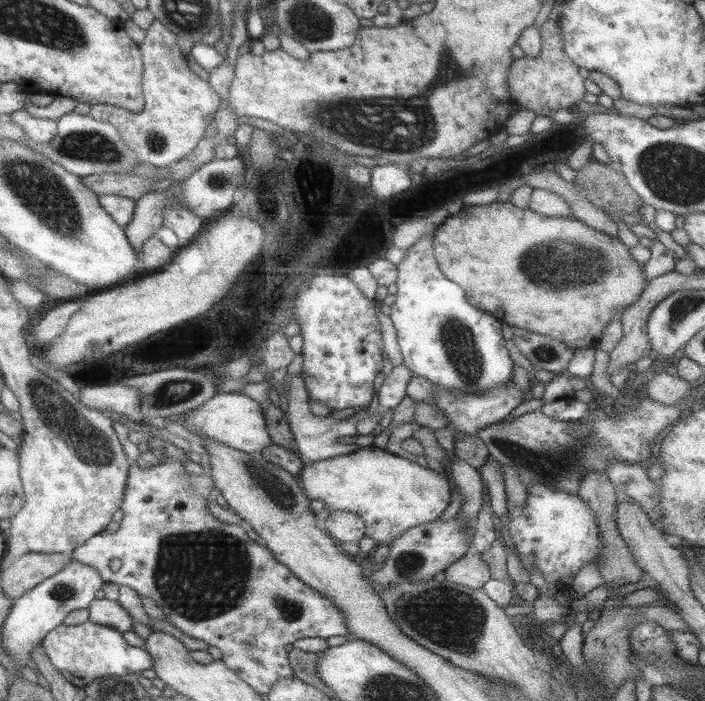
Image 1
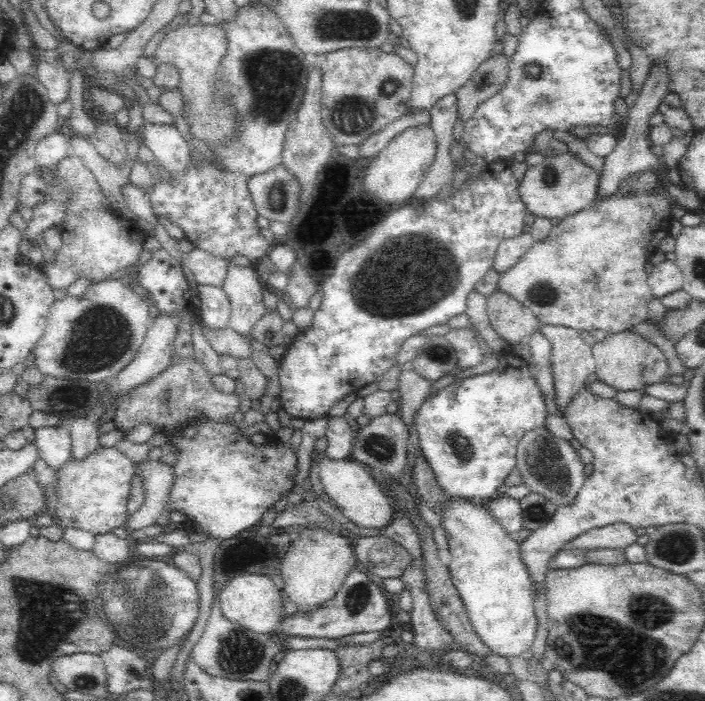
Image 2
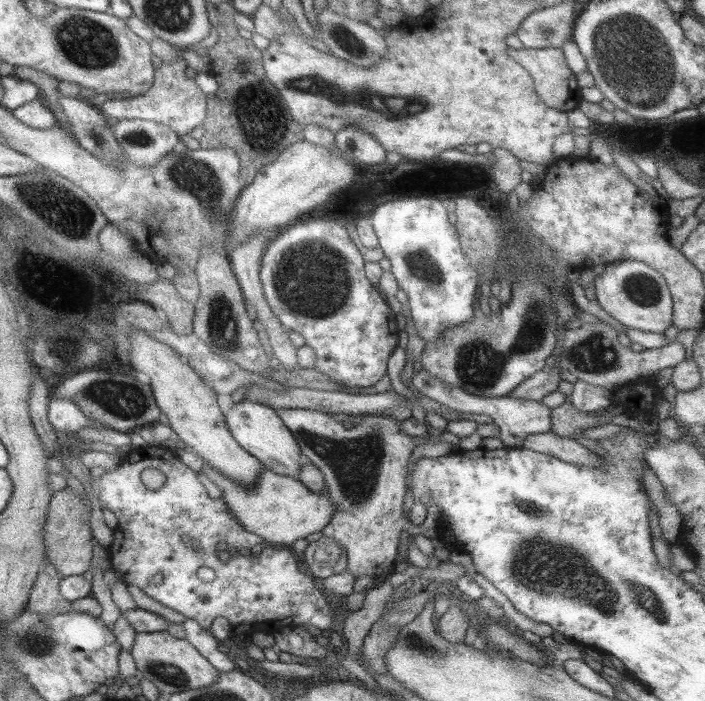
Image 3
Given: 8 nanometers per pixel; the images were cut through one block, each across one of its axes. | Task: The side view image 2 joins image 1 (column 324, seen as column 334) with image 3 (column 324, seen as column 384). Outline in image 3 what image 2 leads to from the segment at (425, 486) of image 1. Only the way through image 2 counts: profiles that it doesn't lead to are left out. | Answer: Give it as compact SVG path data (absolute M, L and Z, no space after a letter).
M203 463L200 474L204 475L221 491L225 507L233 514L235 521L241 523L243 531L251 532L261 537L262 542L269 546L287 546L299 539L305 539L309 534L320 532L333 518L334 506L329 501L327 492L313 493L300 481L284 475L277 475L267 469L261 470L257 476L255 488L245 490L243 486L233 484L233 480L213 470Z

